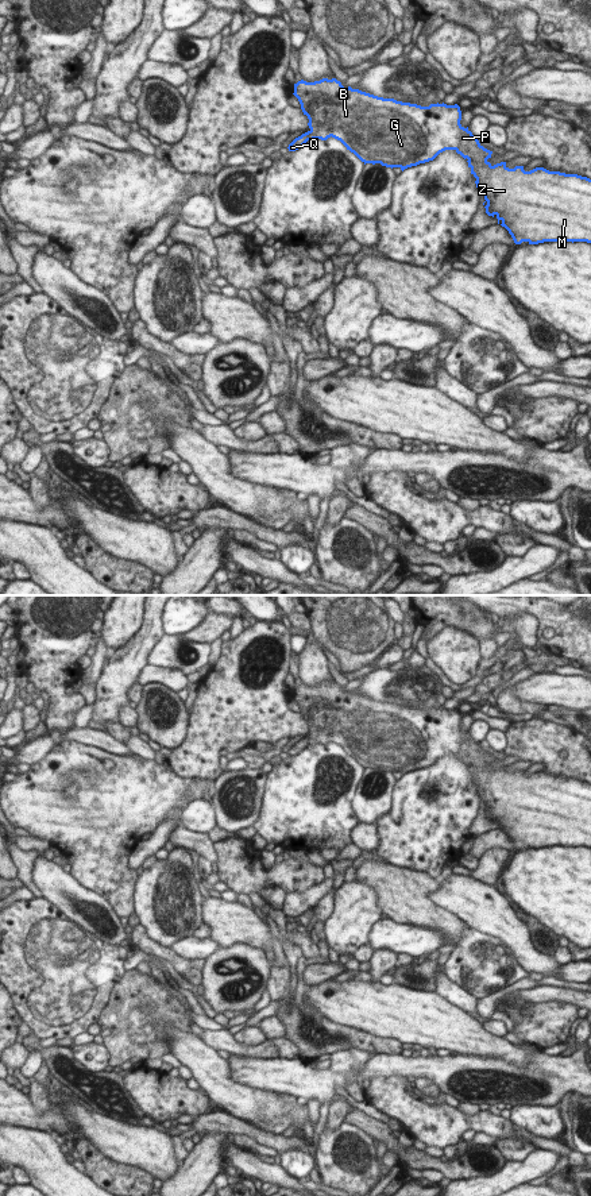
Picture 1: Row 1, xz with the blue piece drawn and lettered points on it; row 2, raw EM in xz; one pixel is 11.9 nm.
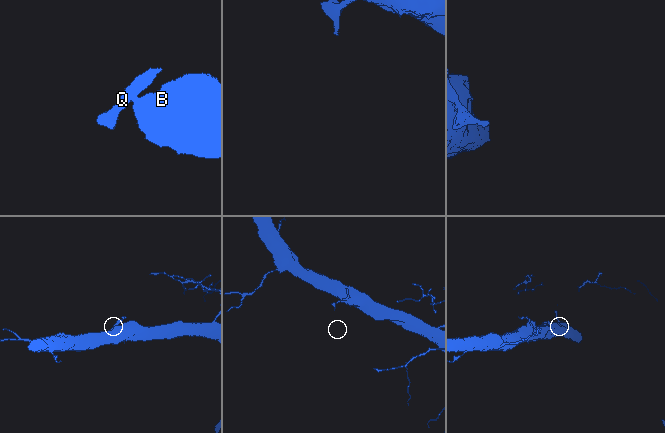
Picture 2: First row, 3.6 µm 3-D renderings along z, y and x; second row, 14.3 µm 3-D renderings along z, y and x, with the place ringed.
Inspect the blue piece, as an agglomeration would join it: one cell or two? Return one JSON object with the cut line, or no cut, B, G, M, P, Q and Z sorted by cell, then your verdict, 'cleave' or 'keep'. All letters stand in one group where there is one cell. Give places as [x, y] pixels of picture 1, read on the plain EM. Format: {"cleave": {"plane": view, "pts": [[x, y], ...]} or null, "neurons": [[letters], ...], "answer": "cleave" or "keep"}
{"cleave": {"plane": "xz", "pts": [[305, 737], [309, 744]]}, "neurons": [["B", "G", "M", "P", "Z"], ["Q"]], "answer": "cleave"}

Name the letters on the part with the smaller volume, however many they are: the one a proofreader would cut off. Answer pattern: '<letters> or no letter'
Q.

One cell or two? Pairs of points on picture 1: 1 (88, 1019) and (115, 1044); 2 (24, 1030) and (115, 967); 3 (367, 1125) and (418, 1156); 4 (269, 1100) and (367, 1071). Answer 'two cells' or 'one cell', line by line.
1: two cells
2: two cells
3: one cell
4: two cells

